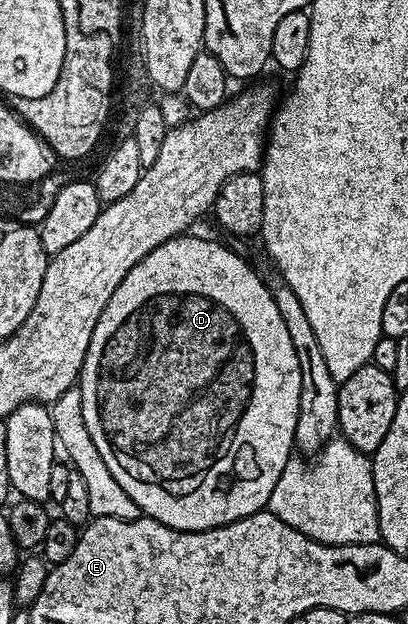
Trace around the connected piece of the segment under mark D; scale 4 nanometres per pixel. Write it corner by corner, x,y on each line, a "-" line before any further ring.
191,236
174,237
161,243
161,247
145,255
145,259
121,279
109,303
105,303
97,327
93,327
89,351
77,384
81,391
85,427
89,427
89,435
93,435
93,443
97,451
101,451
101,459
105,459
105,467
113,471
113,479
121,483
125,495
133,499
140,514
174,529
196,533
228,525
267,509
273,487
277,487
277,479
281,479
281,471
285,471
285,463
291,460
295,449
297,403
301,403
301,367
297,363
297,351
293,351
293,339
289,339
289,331
285,328
285,319
281,319
281,311
277,311
270,289
259,278
253,265
219,241

